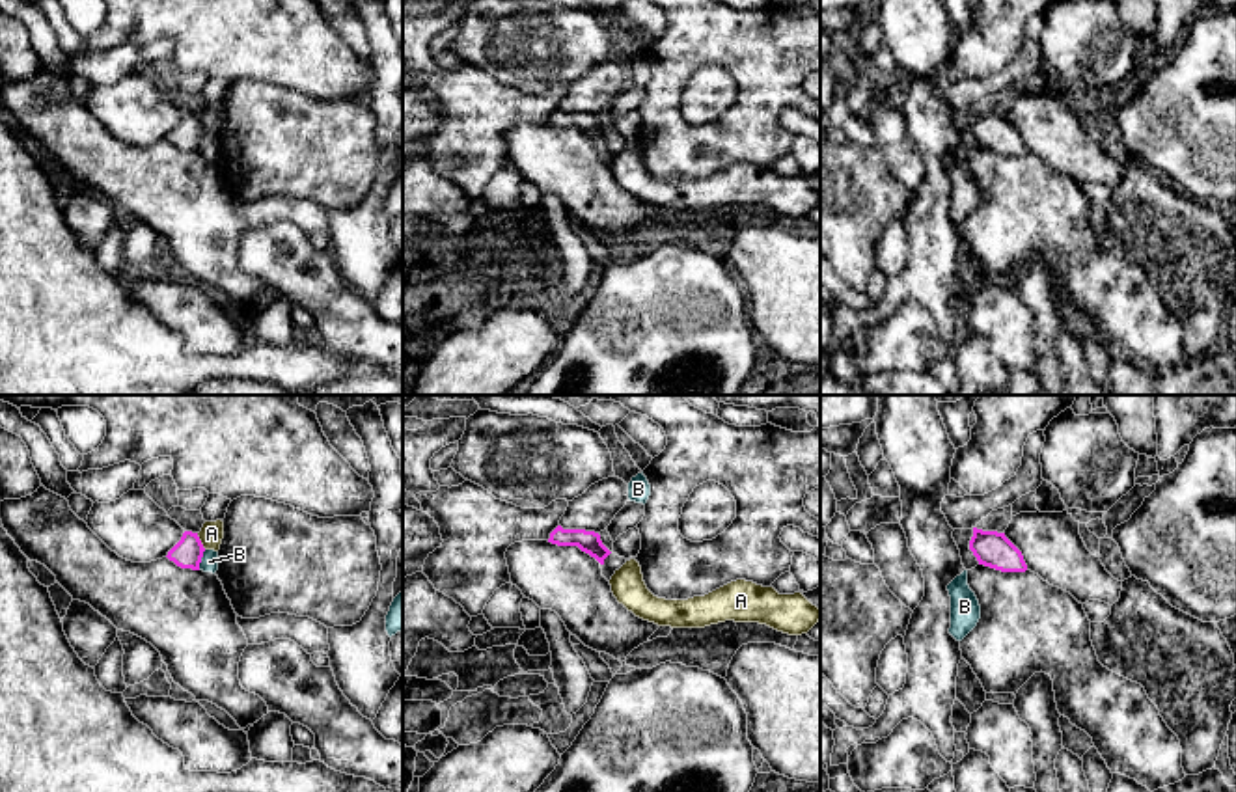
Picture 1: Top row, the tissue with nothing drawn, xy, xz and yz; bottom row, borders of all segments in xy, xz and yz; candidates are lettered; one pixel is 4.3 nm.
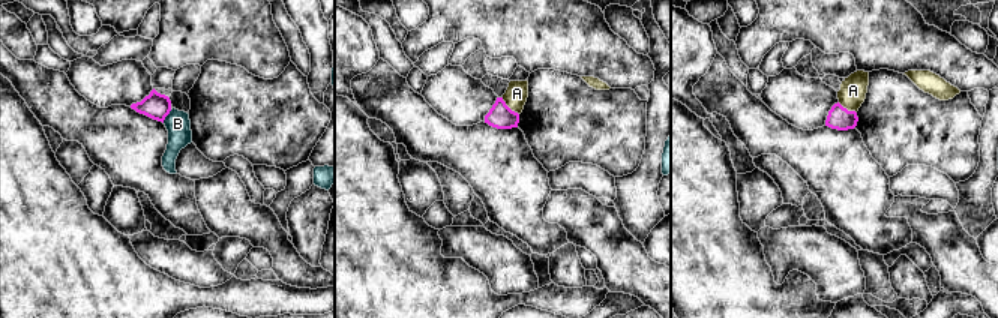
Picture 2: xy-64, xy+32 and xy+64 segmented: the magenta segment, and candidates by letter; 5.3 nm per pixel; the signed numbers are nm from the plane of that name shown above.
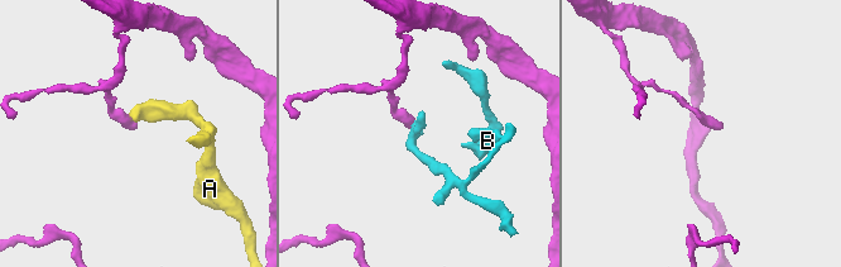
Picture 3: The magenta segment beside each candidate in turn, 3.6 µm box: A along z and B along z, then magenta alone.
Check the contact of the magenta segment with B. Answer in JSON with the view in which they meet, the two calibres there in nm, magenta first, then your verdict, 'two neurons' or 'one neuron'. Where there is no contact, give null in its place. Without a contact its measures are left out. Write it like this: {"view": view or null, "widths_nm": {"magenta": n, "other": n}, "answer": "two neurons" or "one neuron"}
{"view": "xy", "widths_nm": {"magenta": 130, "other": 80}, "answer": "two neurons"}

